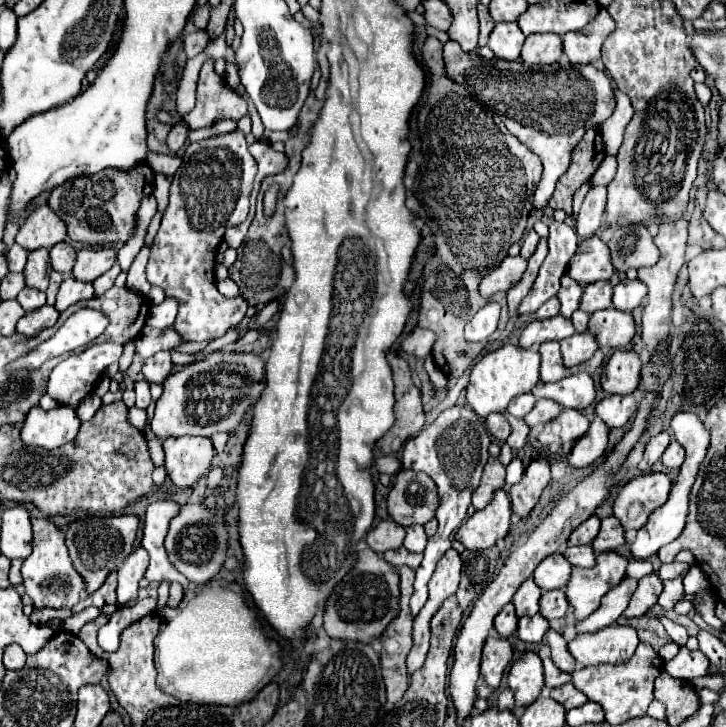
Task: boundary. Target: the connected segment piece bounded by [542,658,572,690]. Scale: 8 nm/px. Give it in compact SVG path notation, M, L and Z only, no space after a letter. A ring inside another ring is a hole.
M544 658L542 662L544 662L546 688L550 688L550 690L552 690L552 688L558 688L558 686L562 686L562 684L570 682L570 678L572 678L572 676L570 676L570 674L566 674L566 672L562 672L562 670L558 670L550 658Z

